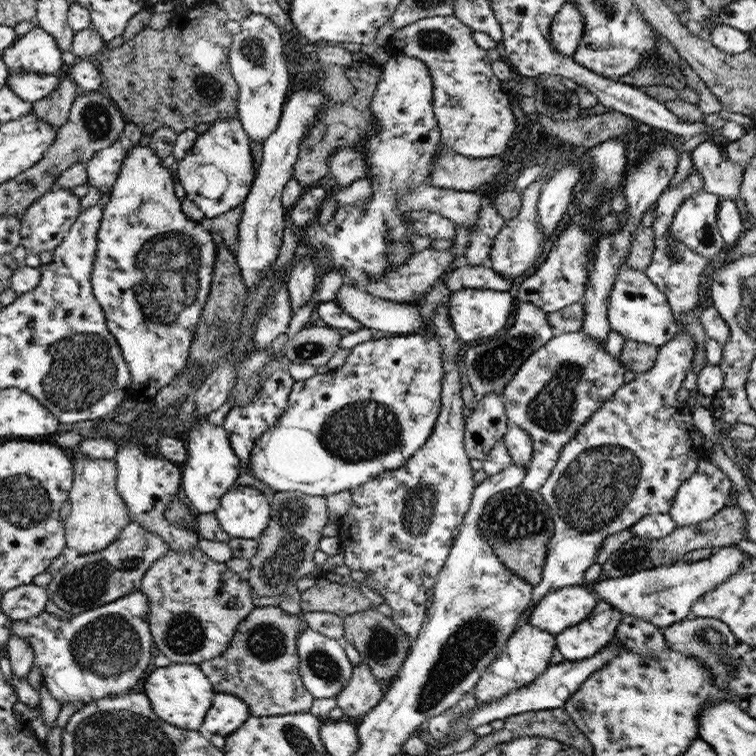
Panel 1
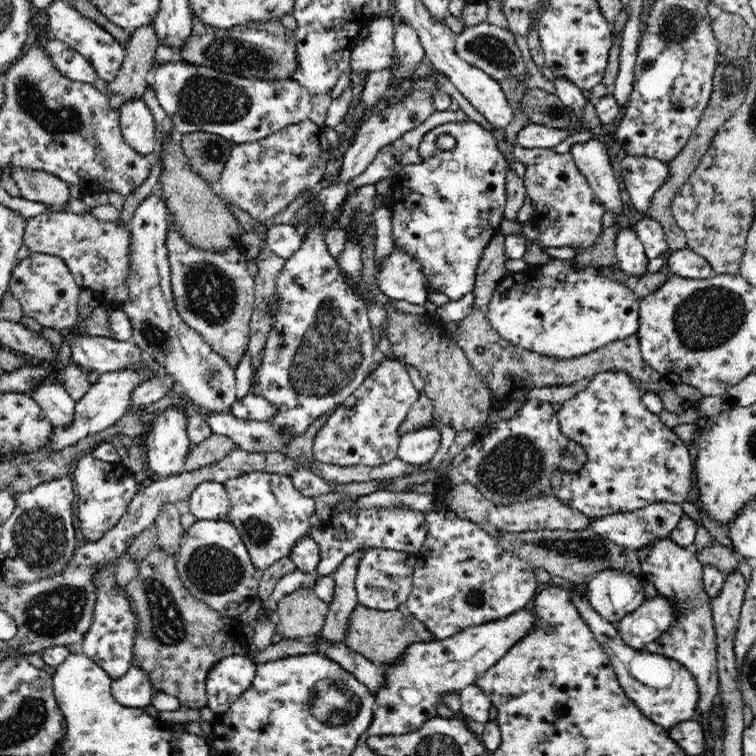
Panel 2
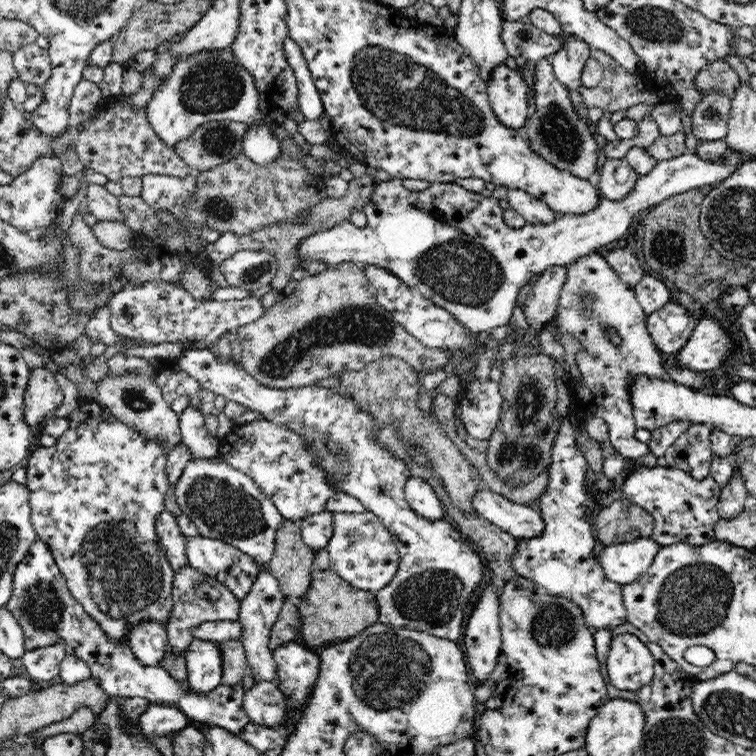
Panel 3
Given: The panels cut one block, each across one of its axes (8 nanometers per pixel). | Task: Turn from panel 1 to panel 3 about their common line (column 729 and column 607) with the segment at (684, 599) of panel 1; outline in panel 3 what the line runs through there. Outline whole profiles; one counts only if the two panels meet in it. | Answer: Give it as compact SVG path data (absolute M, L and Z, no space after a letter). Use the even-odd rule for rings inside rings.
M651 537L634 542L605 546L599 554L599 563L608 580L623 587L644 574L659 551Z

